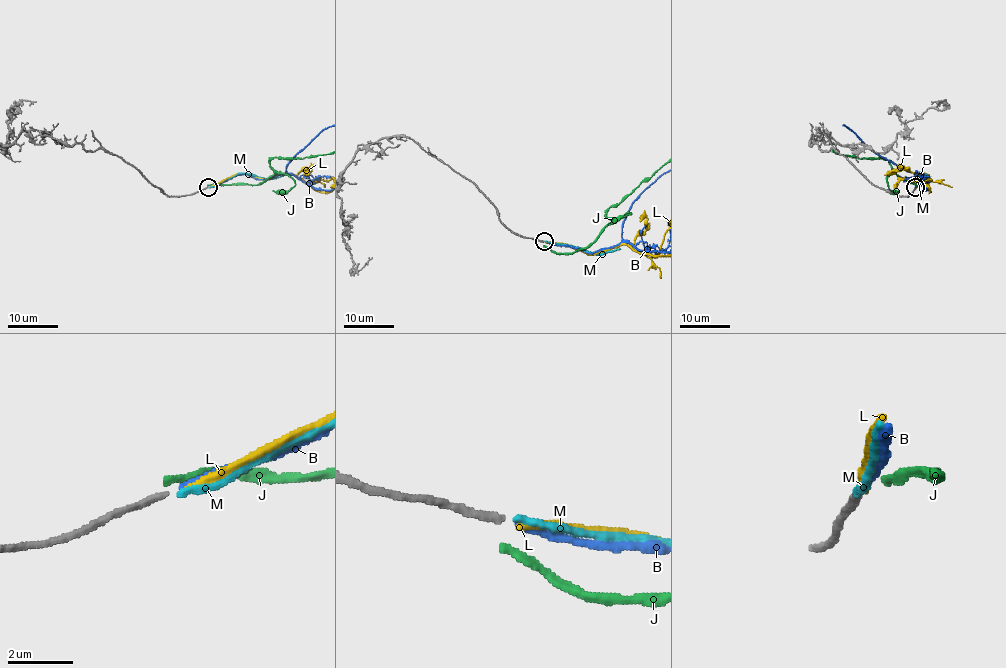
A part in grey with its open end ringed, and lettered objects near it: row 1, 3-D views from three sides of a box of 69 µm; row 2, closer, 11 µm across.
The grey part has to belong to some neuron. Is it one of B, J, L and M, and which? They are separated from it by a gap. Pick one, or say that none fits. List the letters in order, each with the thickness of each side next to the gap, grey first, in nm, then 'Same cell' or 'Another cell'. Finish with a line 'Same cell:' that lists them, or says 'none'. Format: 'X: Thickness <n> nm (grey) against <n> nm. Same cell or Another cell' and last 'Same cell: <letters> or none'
B: Thickness 200 nm (grey) against 200 nm. Same cell
J: Thickness 200 nm (grey) against 240 nm. Another cell
L: Thickness 200 nm (grey) against 220 nm. Another cell
M: Thickness 200 nm (grey) against 190 nm. Another cell
Same cell: B

